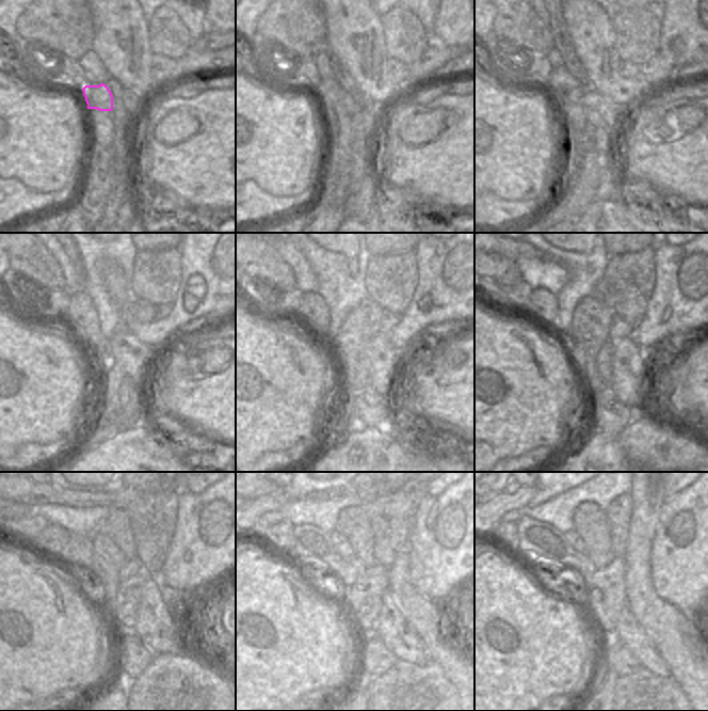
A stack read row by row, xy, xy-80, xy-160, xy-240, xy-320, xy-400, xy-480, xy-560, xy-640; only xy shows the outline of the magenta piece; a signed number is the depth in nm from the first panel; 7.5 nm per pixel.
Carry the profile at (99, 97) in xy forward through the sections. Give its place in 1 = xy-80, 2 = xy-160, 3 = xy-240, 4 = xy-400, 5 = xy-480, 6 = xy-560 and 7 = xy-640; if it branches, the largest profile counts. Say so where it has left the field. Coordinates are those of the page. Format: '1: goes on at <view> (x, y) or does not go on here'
1: goes on at xy-80 (351, 105)
2: goes on at xy-160 (600, 111)
3: goes on at xy-240 (125, 350)
4: goes on at xy-400 (628, 363)
5: goes on at xy-480 (156, 626)
6: goes on at xy-560 (391, 628)
7: goes on at xy-640 (628, 632)

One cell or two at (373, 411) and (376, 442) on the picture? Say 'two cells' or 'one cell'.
two cells

